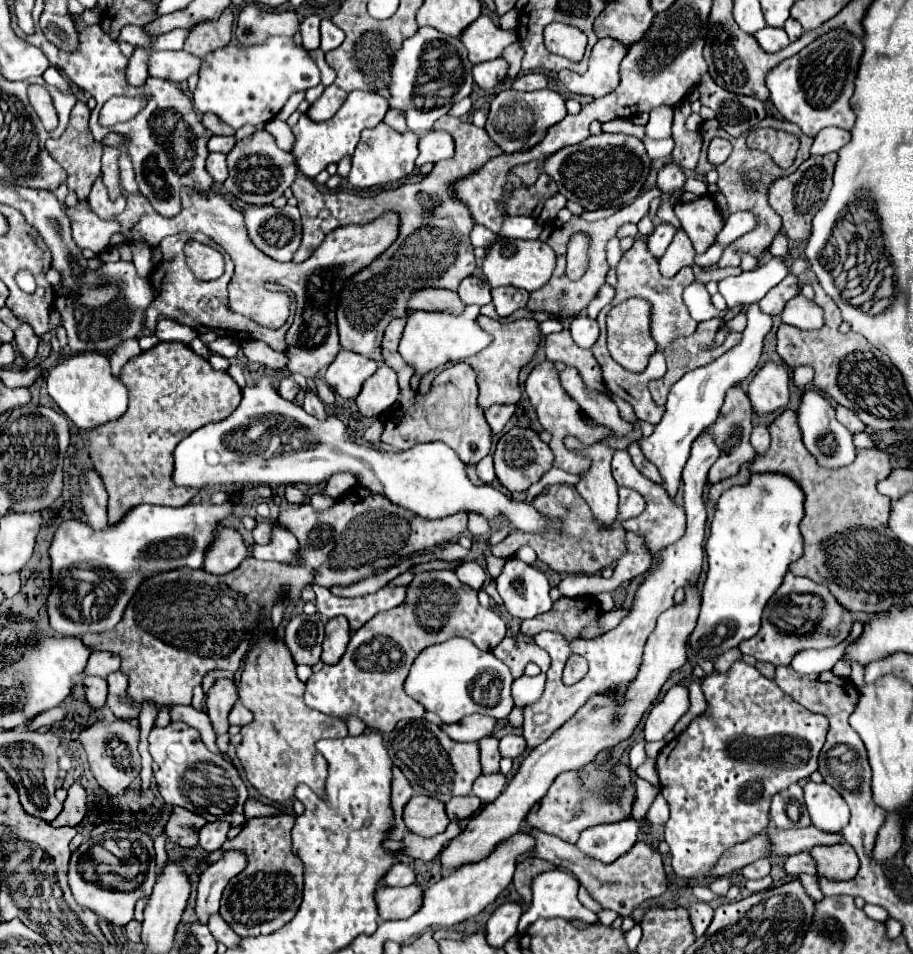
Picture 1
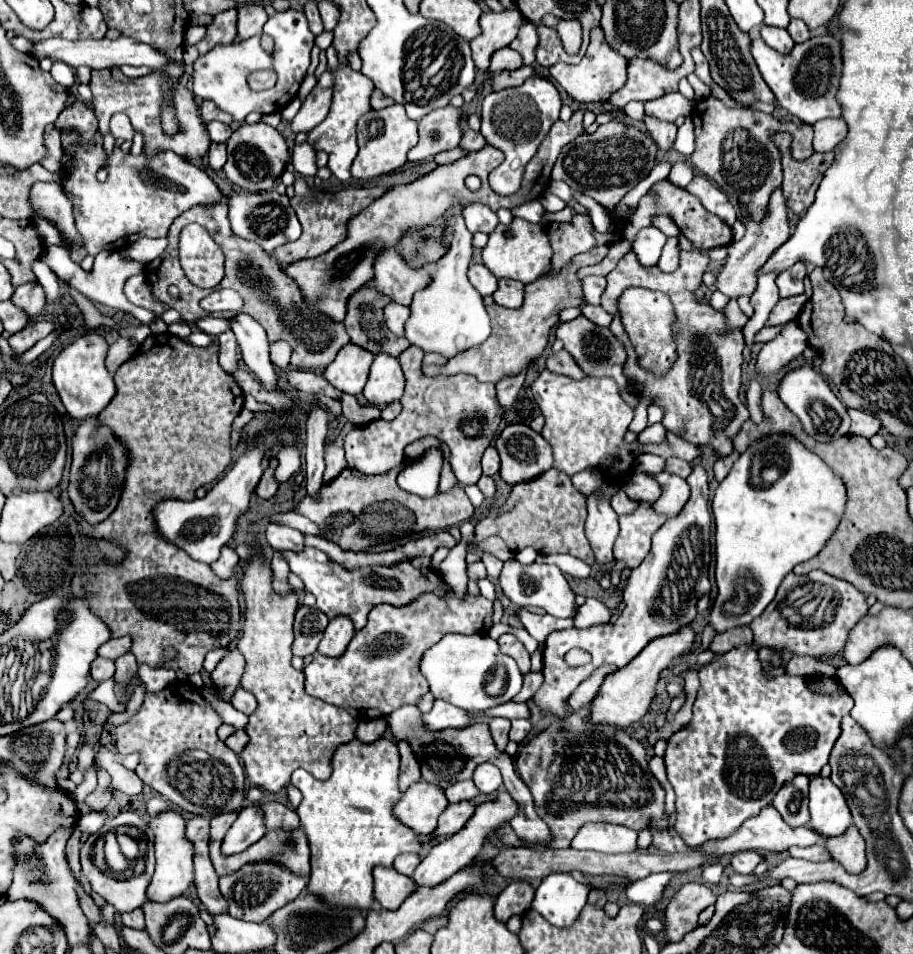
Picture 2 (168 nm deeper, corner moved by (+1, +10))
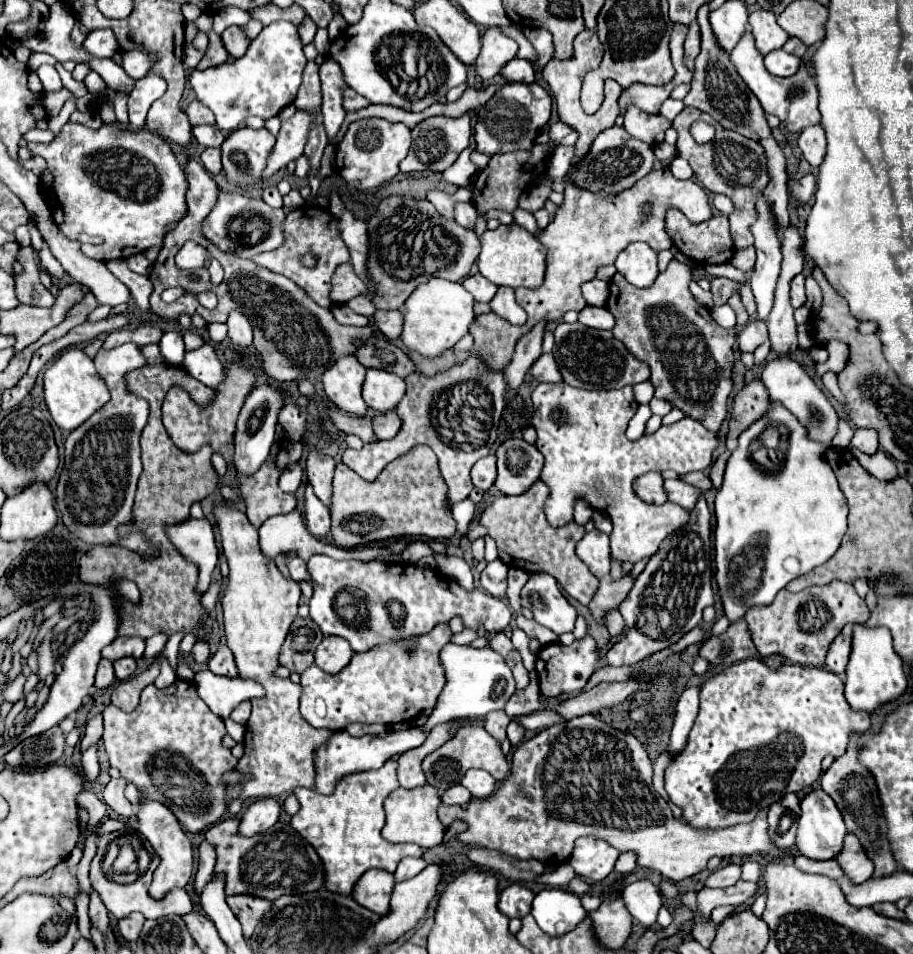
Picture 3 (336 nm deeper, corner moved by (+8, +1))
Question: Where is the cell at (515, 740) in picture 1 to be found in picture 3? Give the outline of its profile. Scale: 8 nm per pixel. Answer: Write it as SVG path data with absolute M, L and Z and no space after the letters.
M512 721L510 725L508 725L508 739L510 739L510 743L512 745L518 745L520 741L522 741L522 737L524 737L524 727L522 725L518 725L516 721Z

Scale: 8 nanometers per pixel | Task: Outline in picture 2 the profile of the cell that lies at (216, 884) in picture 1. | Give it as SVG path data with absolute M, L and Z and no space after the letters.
M245 806L229 832L225 834L225 840L221 844L221 852L225 856L233 856L237 852L243 852L251 844L255 844L261 836L265 834L265 824L263 824L263 814L259 812L259 806Z

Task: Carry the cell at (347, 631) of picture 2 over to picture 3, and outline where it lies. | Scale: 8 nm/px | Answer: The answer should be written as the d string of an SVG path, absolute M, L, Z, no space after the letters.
M324 637L314 653L316 665L326 673L342 671L350 663L352 655L354 651L350 649L350 643L346 643L342 637Z

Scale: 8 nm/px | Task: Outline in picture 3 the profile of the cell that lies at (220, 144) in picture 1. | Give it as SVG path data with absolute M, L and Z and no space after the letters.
M196 125L192 127L192 135L204 147L220 147L224 141L220 129L214 125Z

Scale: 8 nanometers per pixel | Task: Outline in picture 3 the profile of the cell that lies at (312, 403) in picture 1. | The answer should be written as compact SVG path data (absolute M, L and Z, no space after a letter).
M312 485L306 487L306 525L314 539L330 537L330 513L322 505L322 501L314 495Z

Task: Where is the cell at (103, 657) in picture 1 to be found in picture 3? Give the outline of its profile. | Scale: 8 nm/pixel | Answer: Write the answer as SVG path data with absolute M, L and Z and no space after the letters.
M116 637L108 647L102 649L102 657L110 661L118 661L122 657L140 659L144 655L146 641L140 637Z

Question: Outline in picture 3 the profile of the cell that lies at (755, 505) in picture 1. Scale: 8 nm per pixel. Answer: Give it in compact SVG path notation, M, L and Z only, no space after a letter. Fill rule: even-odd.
M772 401L772 405L770 405L770 409L768 409L758 421L754 421L754 425L750 425L746 431L740 433L740 437L738 437L738 447L736 447L736 451L730 455L728 465L726 465L722 489L716 493L716 509L714 509L714 511L716 511L716 533L714 533L714 535L716 535L716 581L718 581L720 597L722 597L722 603L724 603L724 613L726 613L726 617L728 617L732 623L738 621L740 617L744 617L746 611L748 611L748 607L772 603L774 597L776 597L776 593L778 593L780 589L784 589L792 579L796 579L796 577L800 577L800 575L812 571L814 567L826 563L826 561L836 553L836 549L840 547L840 541L842 541L842 537L844 537L844 533L846 533L848 507L846 507L846 499L844 499L844 495L842 495L842 491L840 491L840 487L838 487L838 479L836 479L834 471L830 469L830 465L826 463L826 451L828 451L828 449L830 449L830 445L808 439L806 427L800 425L800 421L798 421L786 407L782 407L780 403L774 403L774 401ZM770 429L774 431L774 433L772 433L772 447L766 447L766 445L762 443L762 435L764 435L766 431L770 431ZM752 567L758 567L758 571L760 571L760 577L756 579L758 585L744 585L744 583L752 583L752 581L754 581L750 575L744 573L744 569L752 569Z

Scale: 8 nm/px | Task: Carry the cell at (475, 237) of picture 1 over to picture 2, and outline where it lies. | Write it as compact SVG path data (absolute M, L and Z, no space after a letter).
M469 204L463 208L463 216L465 216L465 226L469 228L469 232L485 232L491 234L497 226L497 214L491 208L485 208L481 204Z

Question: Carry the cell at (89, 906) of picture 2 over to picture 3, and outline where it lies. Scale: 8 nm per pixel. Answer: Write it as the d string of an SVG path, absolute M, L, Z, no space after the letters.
M66 863L64 865L56 865L54 869L50 869L46 875L40 875L40 877L26 877L26 879L20 879L14 889L6 895L6 903L14 901L16 897L20 897L22 893L26 891L36 891L36 893L46 893L46 895L70 895L70 897L76 897L78 893L78 881L76 877L68 871Z

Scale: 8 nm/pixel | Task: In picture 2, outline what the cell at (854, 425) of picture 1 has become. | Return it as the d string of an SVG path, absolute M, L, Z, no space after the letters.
M849 408L847 412L851 416L851 428L849 428L851 434L859 434L859 436L869 438L879 432L881 422L871 412L861 412L861 410L853 410L853 408Z

